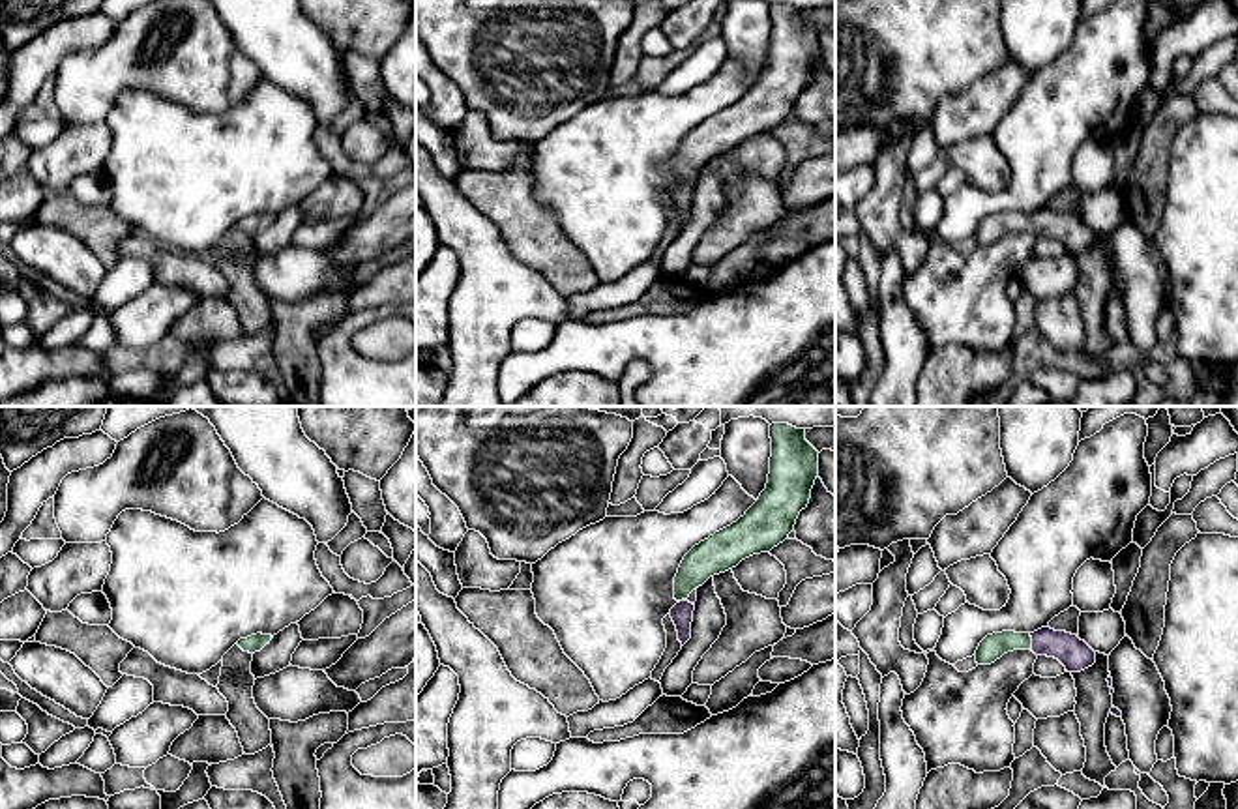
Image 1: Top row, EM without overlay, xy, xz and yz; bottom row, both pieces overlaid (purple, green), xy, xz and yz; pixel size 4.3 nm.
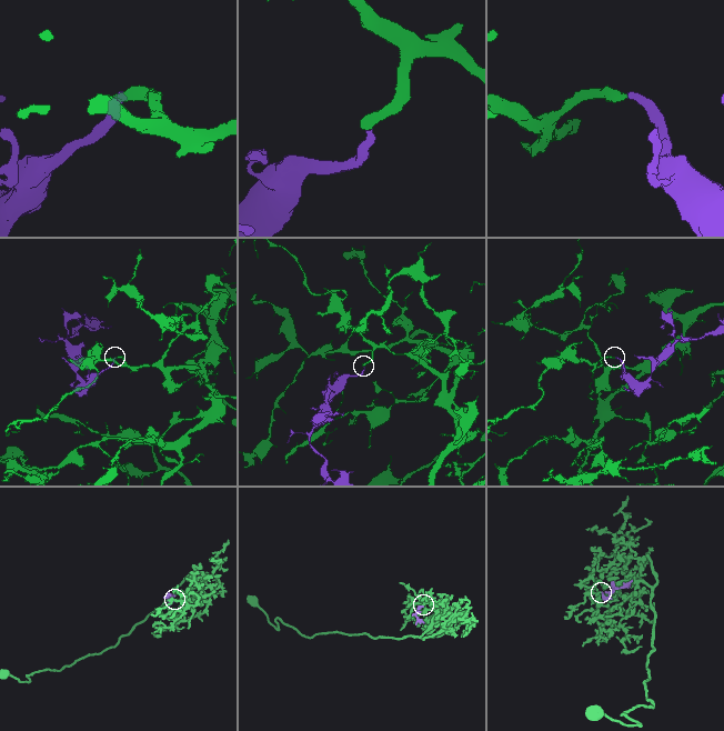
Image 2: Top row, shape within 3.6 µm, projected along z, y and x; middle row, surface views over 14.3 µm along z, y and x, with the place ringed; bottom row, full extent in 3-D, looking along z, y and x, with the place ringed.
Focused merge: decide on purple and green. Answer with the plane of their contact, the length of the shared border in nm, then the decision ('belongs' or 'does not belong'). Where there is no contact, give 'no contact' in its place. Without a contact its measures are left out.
yz | 70 nm | belongs

